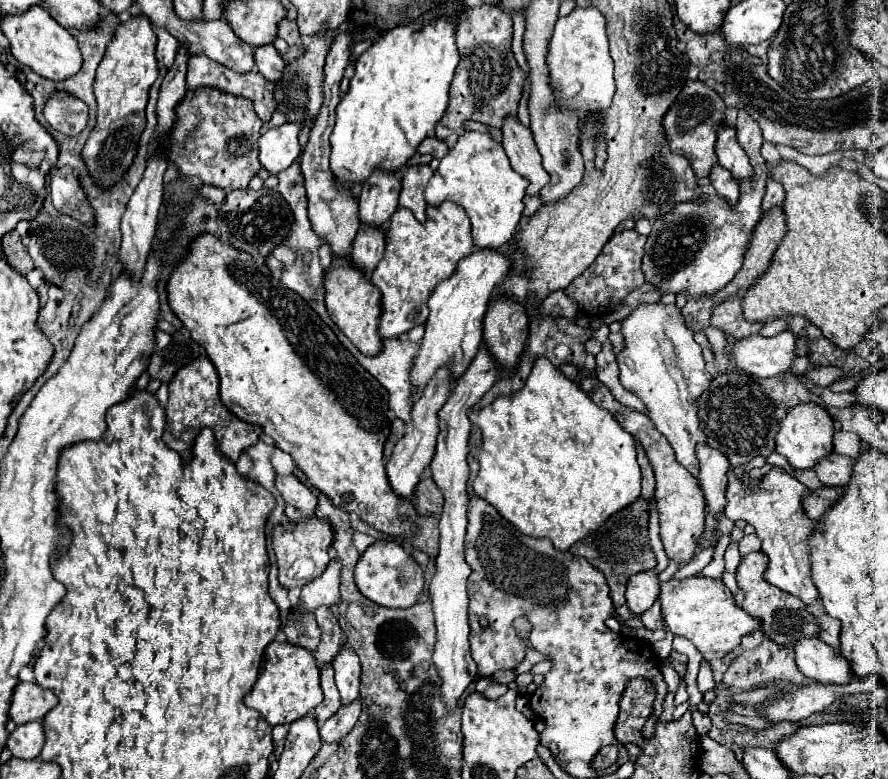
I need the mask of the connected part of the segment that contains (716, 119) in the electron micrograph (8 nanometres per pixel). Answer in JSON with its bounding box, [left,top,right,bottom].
[663,80,727,178]

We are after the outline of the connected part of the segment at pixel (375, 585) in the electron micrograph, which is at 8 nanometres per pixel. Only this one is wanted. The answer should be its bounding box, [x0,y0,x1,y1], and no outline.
[355,540,423,608]

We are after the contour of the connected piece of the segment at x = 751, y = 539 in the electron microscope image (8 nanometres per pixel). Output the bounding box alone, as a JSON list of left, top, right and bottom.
[739,536,761,556]

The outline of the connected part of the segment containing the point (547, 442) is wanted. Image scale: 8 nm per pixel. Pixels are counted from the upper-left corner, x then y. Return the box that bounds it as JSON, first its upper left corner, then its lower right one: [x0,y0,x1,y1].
[469,356,641,550]

